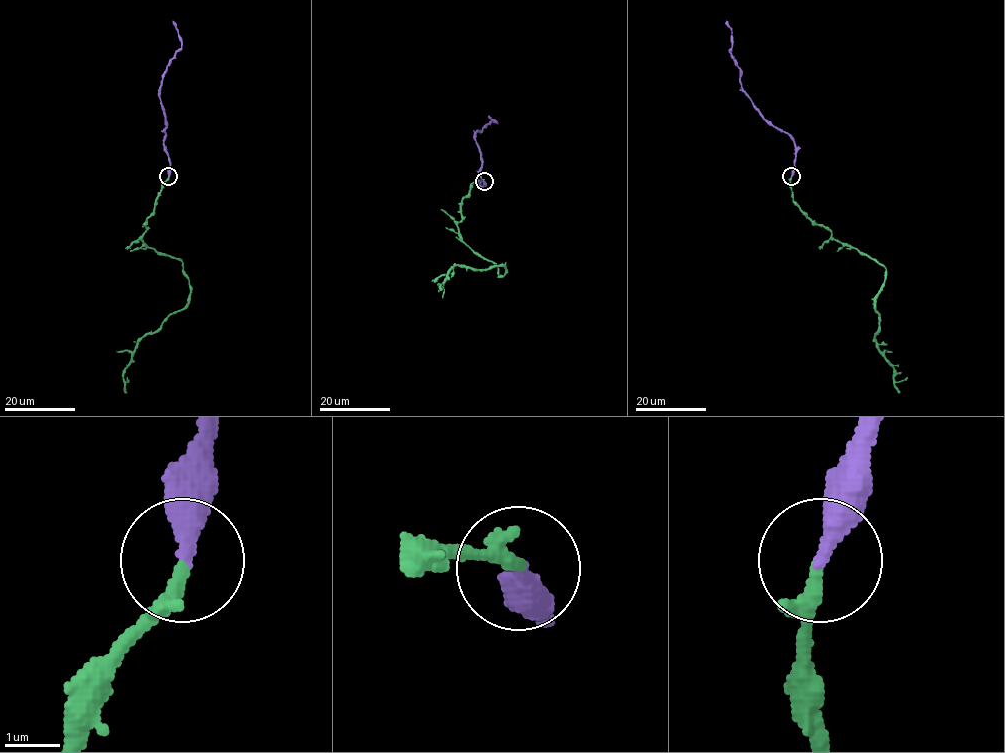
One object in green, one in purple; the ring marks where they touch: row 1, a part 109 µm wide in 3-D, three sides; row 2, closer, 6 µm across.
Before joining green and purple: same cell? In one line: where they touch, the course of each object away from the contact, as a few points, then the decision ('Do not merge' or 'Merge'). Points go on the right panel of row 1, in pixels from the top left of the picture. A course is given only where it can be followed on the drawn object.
Place: (791, 176). Course of green: (791, 177), (801, 211), (886, 269), (875, 340), (894, 379), (907, 377). Course of purple: (791, 177), (795, 155), (793, 139), (766, 120), (742, 88), (740, 72), (730, 52), (731, 29), (726, 21). Merge

